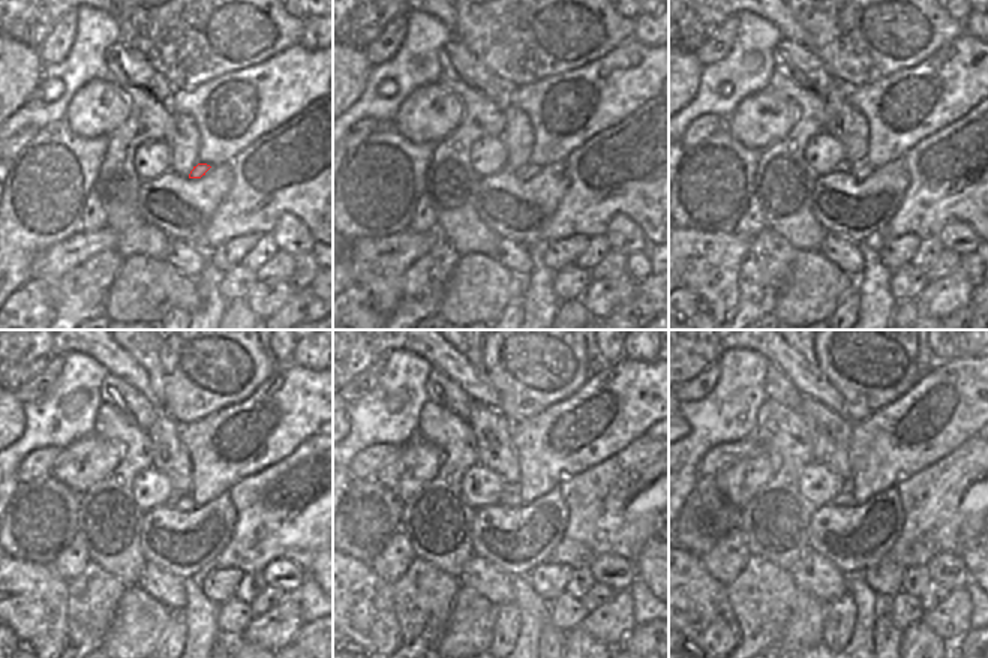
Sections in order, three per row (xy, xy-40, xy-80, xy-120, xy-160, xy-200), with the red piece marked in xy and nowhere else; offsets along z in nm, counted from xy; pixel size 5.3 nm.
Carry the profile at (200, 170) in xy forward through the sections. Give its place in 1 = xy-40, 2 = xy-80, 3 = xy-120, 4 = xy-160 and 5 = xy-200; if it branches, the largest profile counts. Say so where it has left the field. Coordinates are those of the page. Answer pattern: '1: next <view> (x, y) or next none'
1: next xy-40 (528, 171)
2: next xy-80 (859, 170)
3: next xy-120 (182, 502)
4: next xy-160 (510, 499)
5: next xy-200 (844, 499)

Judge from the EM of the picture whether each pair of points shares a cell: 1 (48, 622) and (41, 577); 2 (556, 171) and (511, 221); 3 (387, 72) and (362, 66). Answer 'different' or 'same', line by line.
1: same
2: same
3: different

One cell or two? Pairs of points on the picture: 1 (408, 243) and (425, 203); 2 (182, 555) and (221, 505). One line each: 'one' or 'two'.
1: two
2: one

